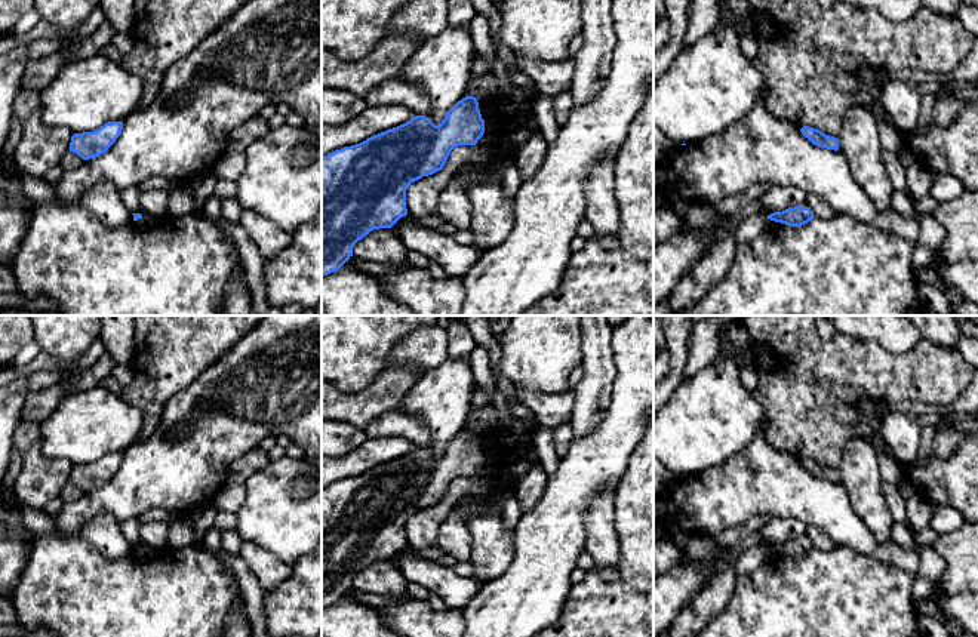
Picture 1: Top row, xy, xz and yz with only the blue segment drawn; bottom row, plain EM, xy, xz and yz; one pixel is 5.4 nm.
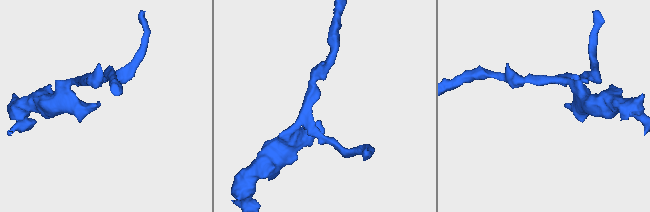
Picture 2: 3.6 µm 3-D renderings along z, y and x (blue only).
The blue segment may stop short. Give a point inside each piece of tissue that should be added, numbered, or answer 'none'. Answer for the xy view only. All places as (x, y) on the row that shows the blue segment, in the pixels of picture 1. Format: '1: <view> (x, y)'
none

